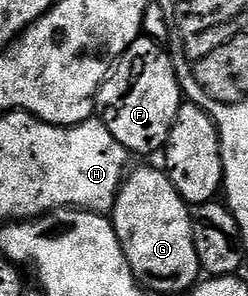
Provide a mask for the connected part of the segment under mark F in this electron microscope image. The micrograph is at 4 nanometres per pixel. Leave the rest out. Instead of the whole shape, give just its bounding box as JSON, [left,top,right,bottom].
[96,37,183,156]

